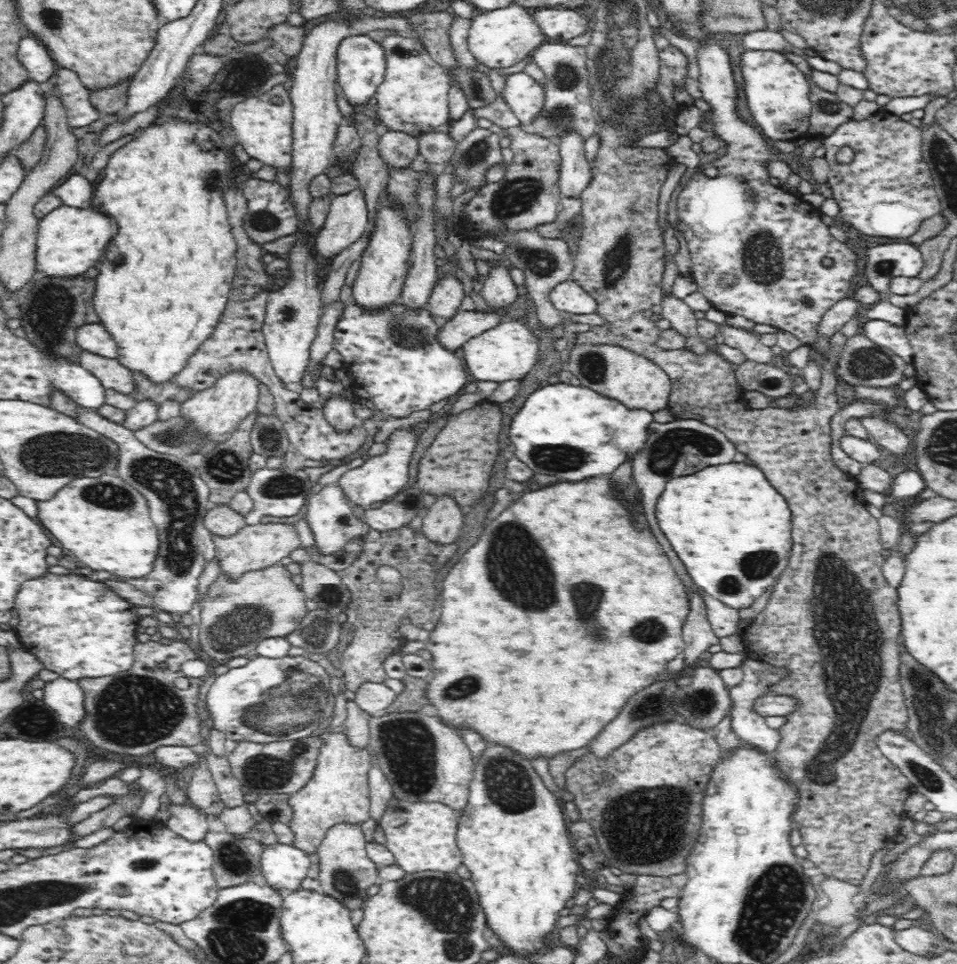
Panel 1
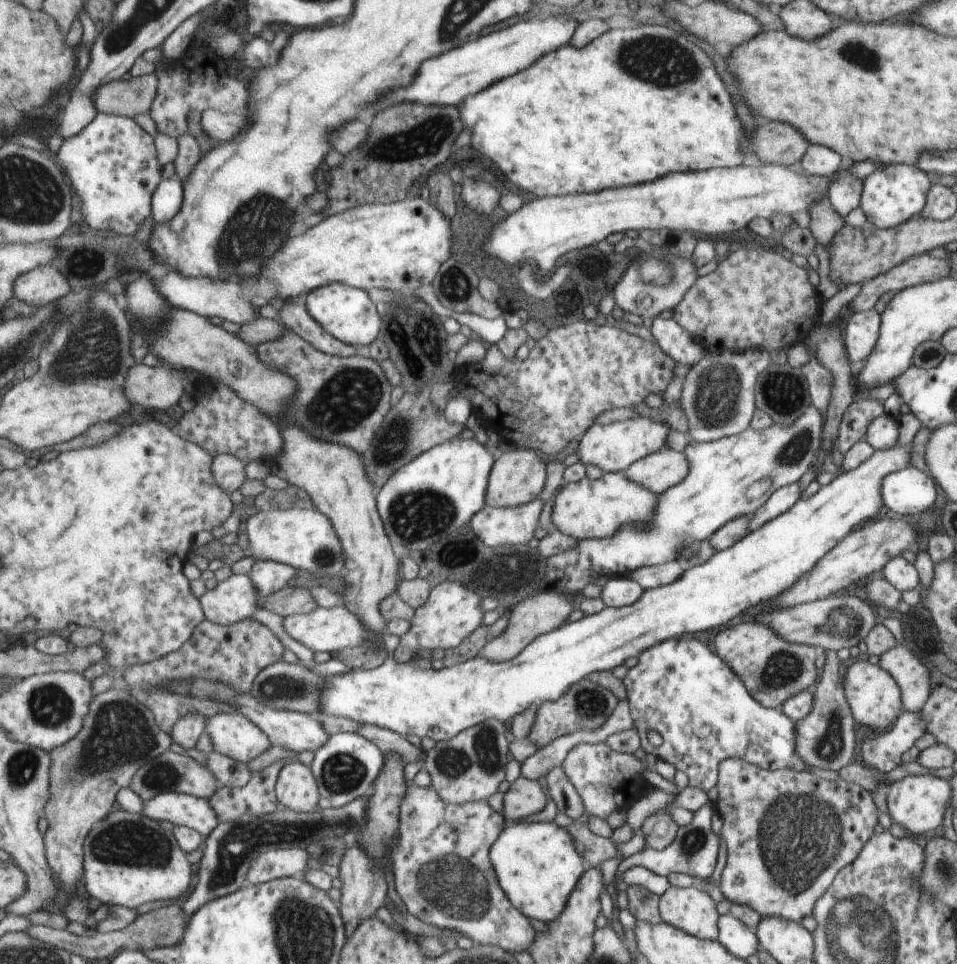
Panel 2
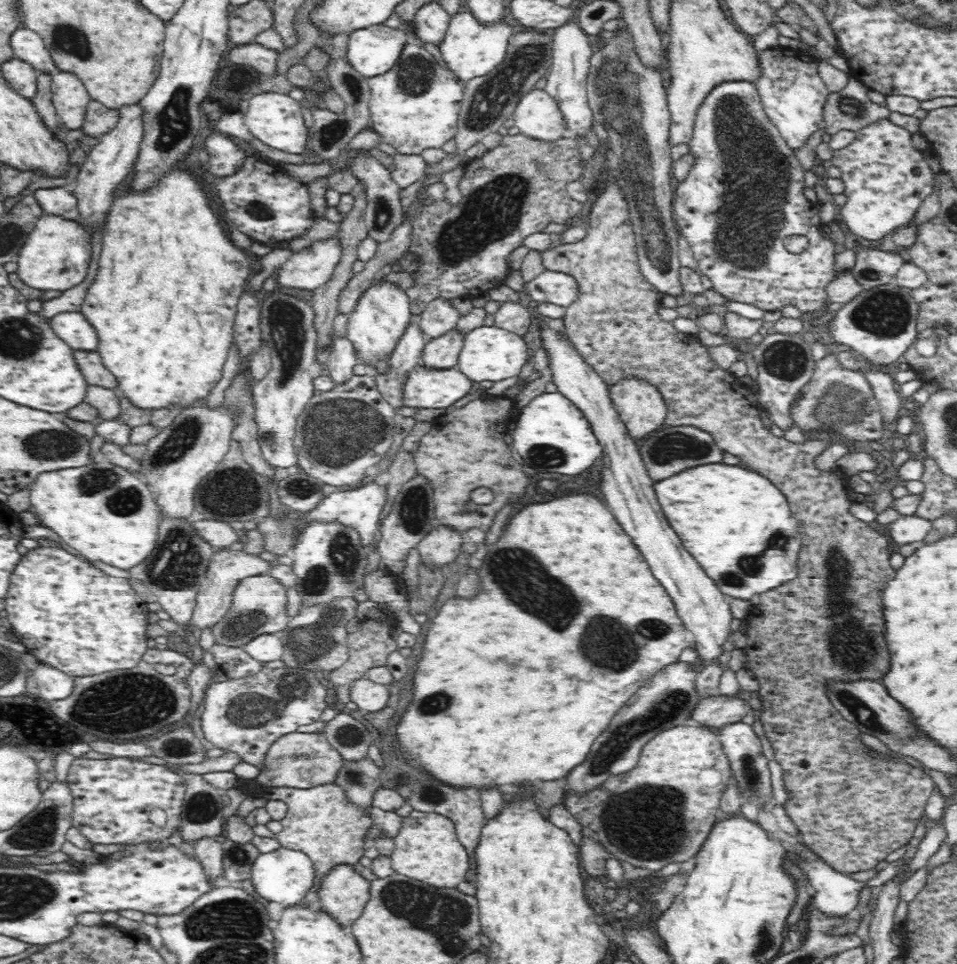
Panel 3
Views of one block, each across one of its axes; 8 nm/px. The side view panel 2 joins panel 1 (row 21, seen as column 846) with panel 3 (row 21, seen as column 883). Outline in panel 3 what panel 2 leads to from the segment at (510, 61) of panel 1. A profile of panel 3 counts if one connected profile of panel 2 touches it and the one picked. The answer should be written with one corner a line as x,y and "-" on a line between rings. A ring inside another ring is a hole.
462,12
451,16
445,41
439,48
448,70
452,71
458,80
466,83
470,79
489,75
494,68
501,65
505,60
509,41
516,34
514,25
506,20
486,25
472,13

